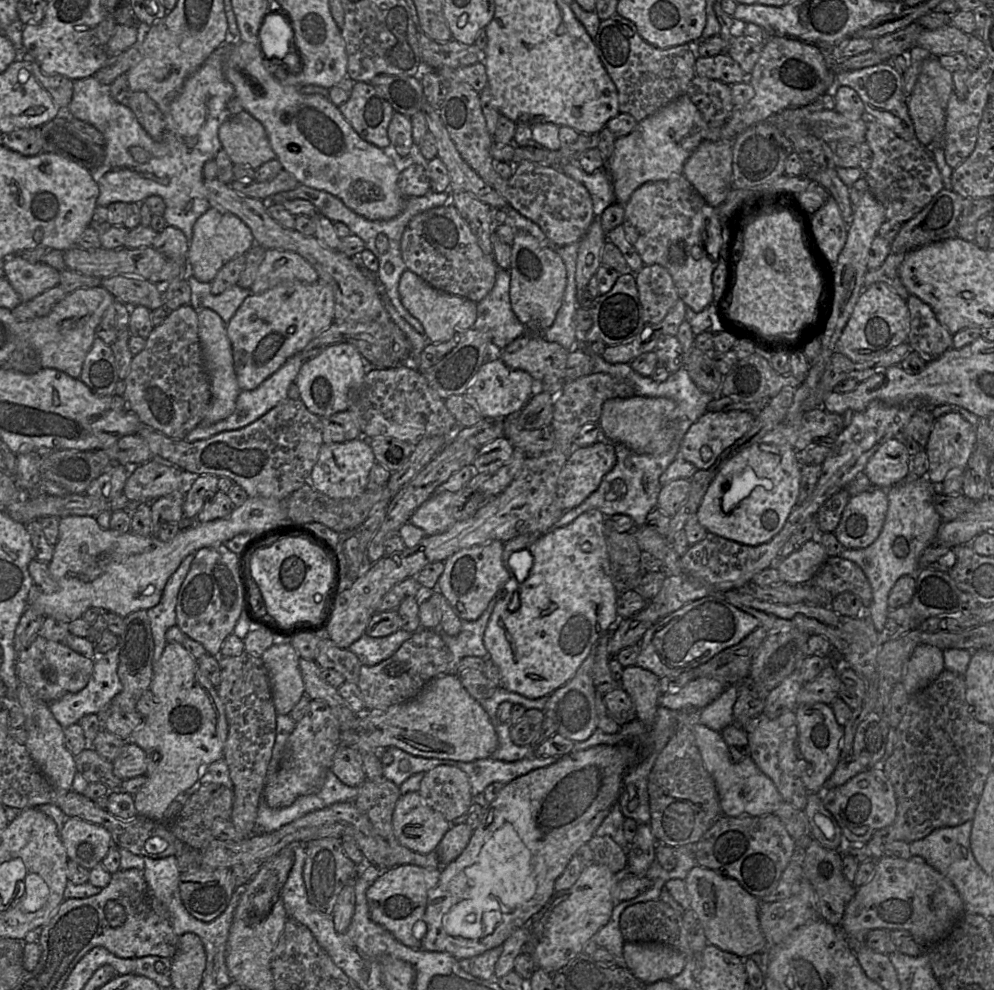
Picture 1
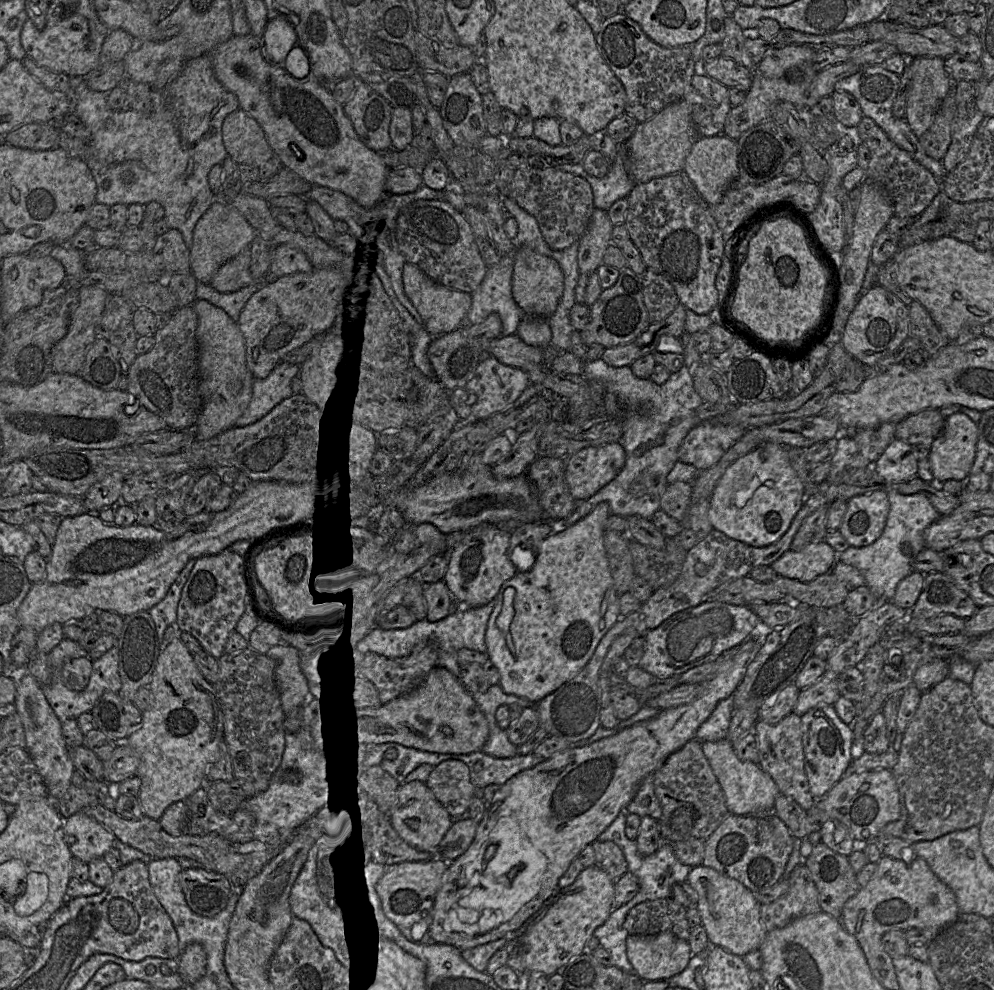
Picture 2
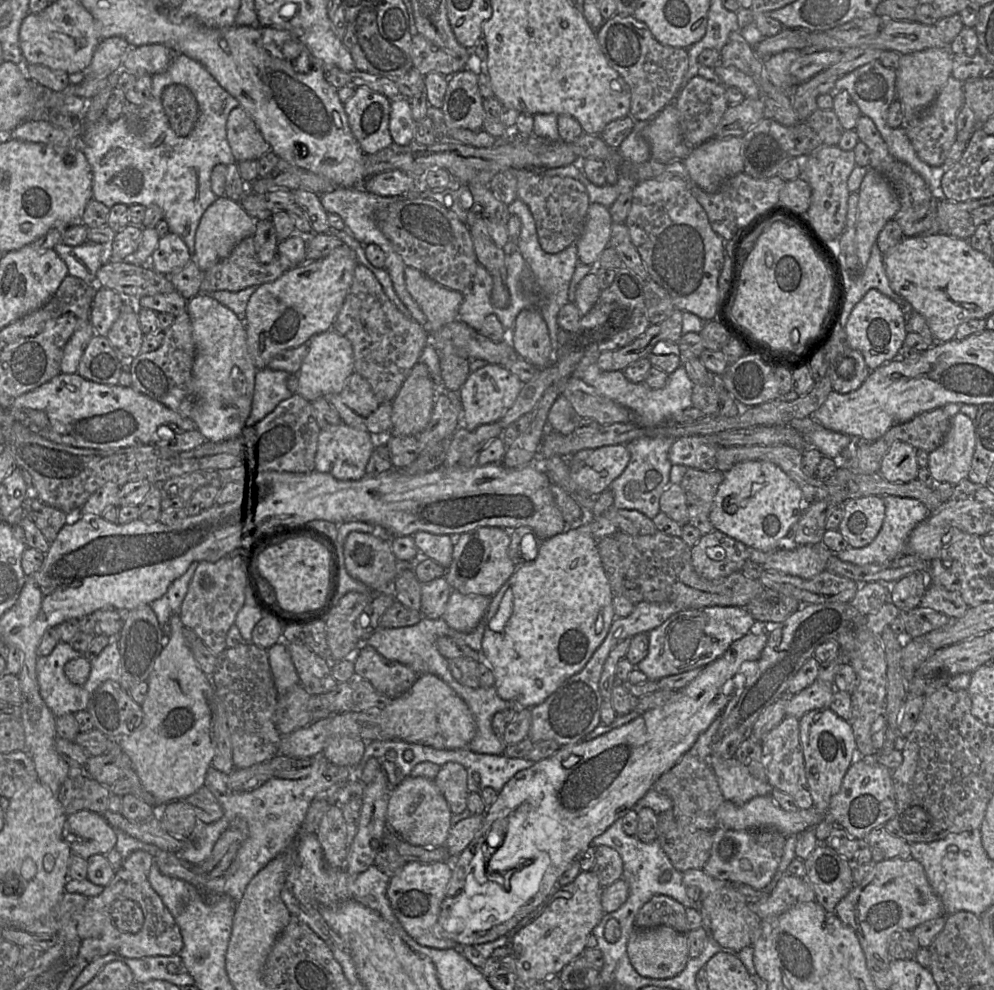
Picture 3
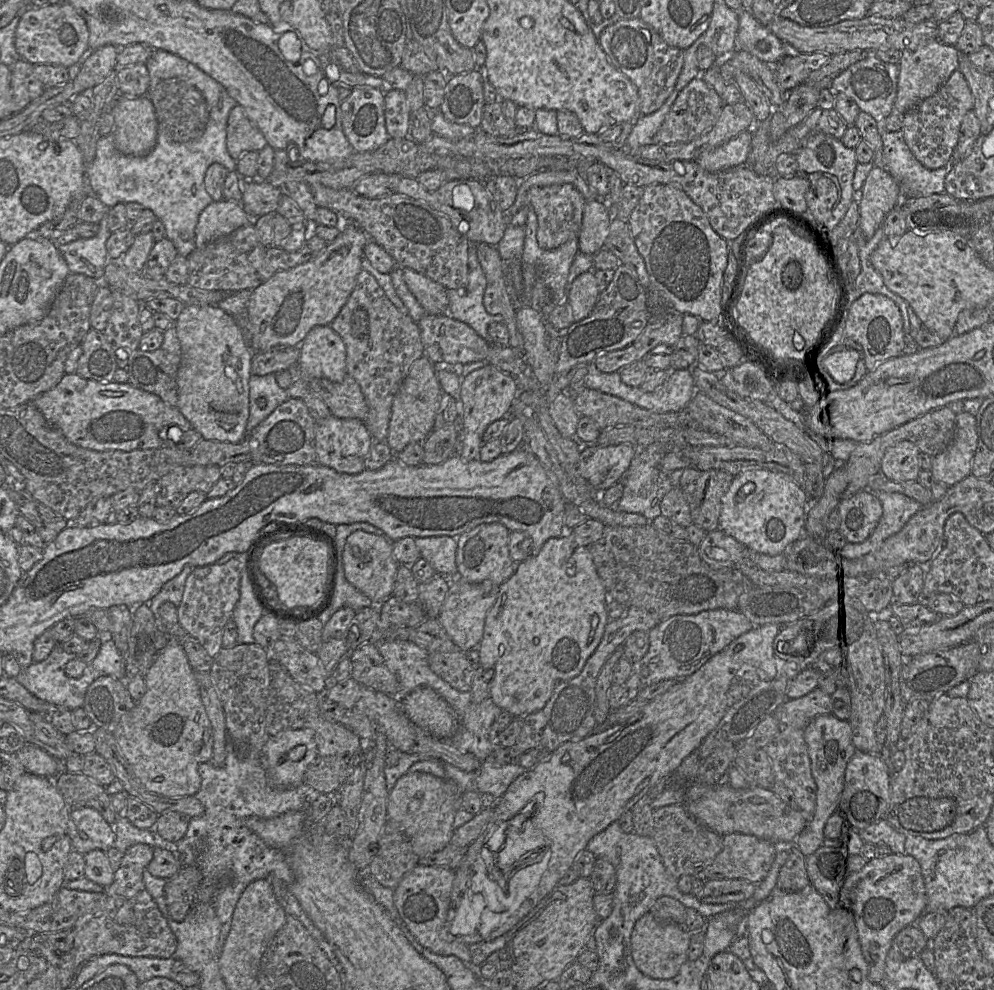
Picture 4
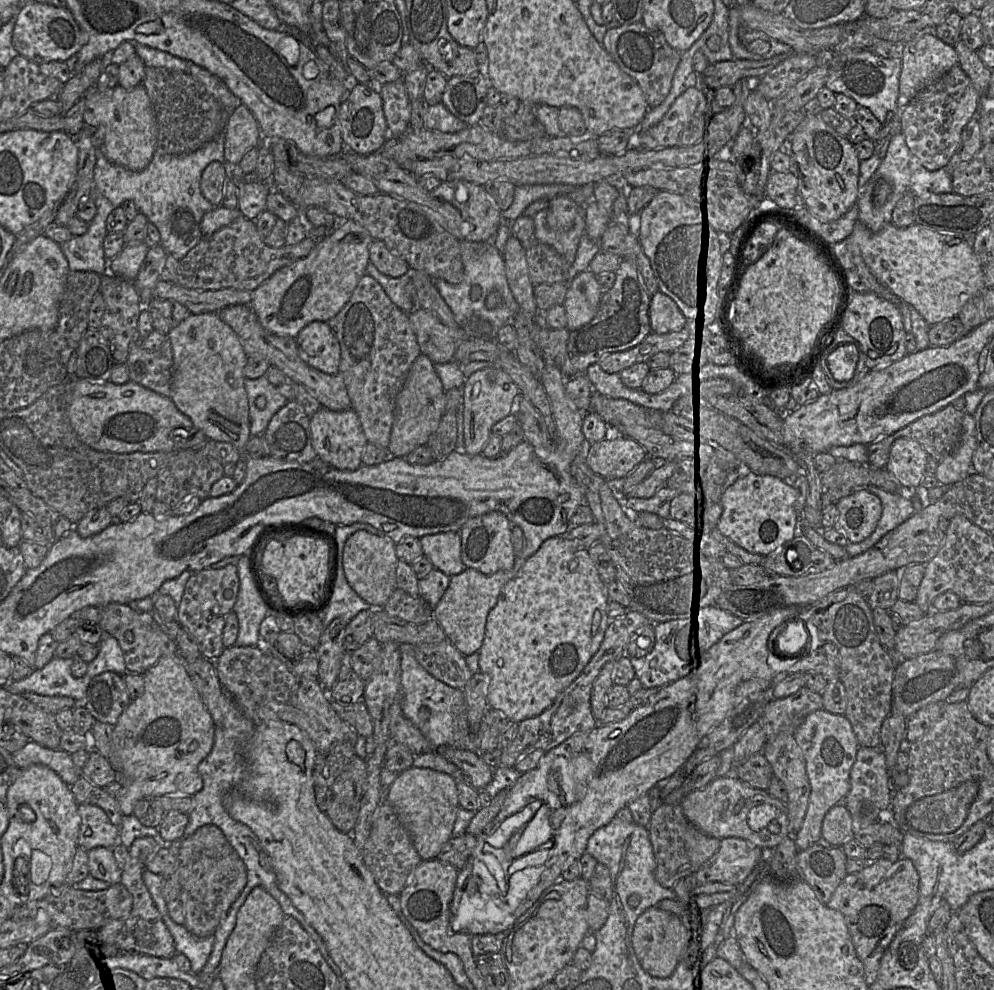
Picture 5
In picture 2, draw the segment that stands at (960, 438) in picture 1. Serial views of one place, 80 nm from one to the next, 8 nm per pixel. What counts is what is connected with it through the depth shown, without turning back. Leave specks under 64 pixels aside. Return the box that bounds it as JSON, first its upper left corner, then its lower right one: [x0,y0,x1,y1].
[929,412,977,482]

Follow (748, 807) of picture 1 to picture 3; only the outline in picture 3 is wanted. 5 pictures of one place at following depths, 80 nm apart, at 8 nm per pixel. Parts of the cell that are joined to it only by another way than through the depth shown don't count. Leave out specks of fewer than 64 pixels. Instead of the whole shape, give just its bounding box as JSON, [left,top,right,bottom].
[708,754,773,806]

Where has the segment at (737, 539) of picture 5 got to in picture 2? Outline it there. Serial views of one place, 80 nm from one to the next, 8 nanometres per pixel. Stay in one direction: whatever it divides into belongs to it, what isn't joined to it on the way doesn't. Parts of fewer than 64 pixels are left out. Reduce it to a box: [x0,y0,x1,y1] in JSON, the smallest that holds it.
[708,442,805,547]

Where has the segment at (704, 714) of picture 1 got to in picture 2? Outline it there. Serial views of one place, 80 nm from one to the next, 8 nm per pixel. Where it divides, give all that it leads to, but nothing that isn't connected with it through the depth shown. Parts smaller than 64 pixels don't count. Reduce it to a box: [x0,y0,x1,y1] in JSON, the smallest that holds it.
[695,694,733,743]

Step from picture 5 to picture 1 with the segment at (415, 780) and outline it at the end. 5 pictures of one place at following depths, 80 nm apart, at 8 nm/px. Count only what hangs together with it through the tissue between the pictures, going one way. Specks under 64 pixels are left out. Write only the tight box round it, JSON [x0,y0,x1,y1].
[392,792,451,854]

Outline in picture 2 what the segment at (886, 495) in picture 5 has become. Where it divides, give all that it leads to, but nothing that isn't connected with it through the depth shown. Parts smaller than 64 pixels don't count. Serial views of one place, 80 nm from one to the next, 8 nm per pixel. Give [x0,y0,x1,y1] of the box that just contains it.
[836,491,940,601]

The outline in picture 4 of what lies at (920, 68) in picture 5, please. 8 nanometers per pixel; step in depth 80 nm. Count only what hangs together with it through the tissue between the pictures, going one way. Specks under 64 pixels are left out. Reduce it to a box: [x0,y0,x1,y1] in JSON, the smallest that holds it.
[894,39,959,113]

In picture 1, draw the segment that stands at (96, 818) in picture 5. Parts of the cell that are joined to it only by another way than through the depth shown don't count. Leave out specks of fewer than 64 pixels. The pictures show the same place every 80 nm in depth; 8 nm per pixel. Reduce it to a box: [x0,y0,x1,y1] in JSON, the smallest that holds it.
[61,817,113,870]

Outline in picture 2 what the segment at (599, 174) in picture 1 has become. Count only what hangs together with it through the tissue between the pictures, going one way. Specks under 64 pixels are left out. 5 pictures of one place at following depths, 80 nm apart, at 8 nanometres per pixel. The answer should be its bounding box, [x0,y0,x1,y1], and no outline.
[556,145,635,211]

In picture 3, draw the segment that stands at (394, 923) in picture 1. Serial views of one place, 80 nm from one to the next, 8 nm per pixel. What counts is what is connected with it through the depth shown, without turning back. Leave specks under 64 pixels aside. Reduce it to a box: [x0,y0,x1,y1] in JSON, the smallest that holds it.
[387,860,466,954]

